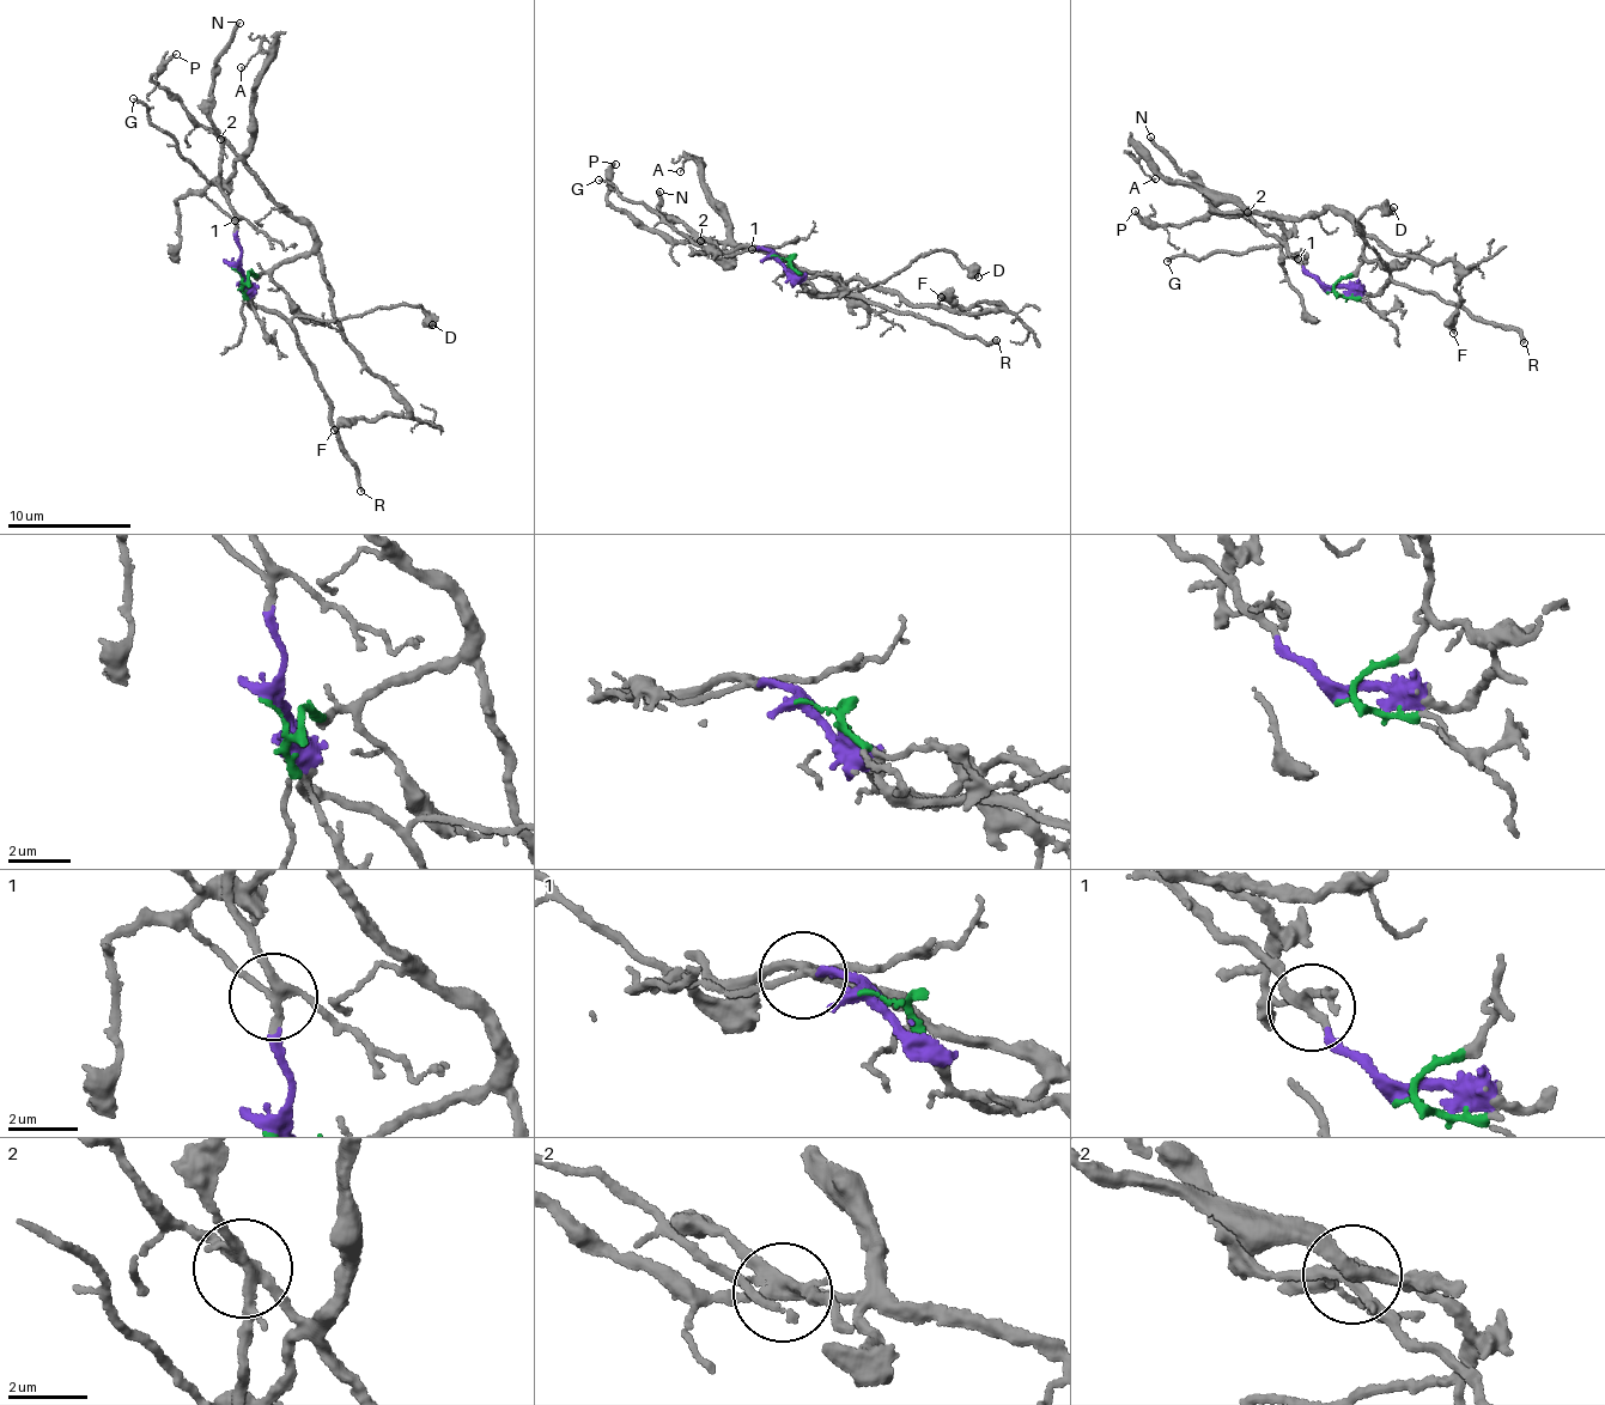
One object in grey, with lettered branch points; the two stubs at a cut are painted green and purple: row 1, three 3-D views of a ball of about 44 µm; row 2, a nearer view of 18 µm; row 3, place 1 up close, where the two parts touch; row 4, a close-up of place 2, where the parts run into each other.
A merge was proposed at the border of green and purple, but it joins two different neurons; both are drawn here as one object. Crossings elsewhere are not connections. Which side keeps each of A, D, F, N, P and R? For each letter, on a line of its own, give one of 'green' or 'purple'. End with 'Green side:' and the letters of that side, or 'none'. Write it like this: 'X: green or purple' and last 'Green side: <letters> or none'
A: green
D: purple
F: green
N: purple
P: green
R: purple
Green side: A, F, P

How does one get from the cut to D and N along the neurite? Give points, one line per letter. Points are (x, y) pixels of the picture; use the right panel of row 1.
D: (1329, 291), (1350, 289), (1367, 296), (1379, 292), (1392, 278), (1386, 262), (1357, 223), (1371, 208), (1394, 207)
N: (1329, 291), (1288, 251), (1284, 243), (1252, 219), (1220, 211), (1149, 135)

